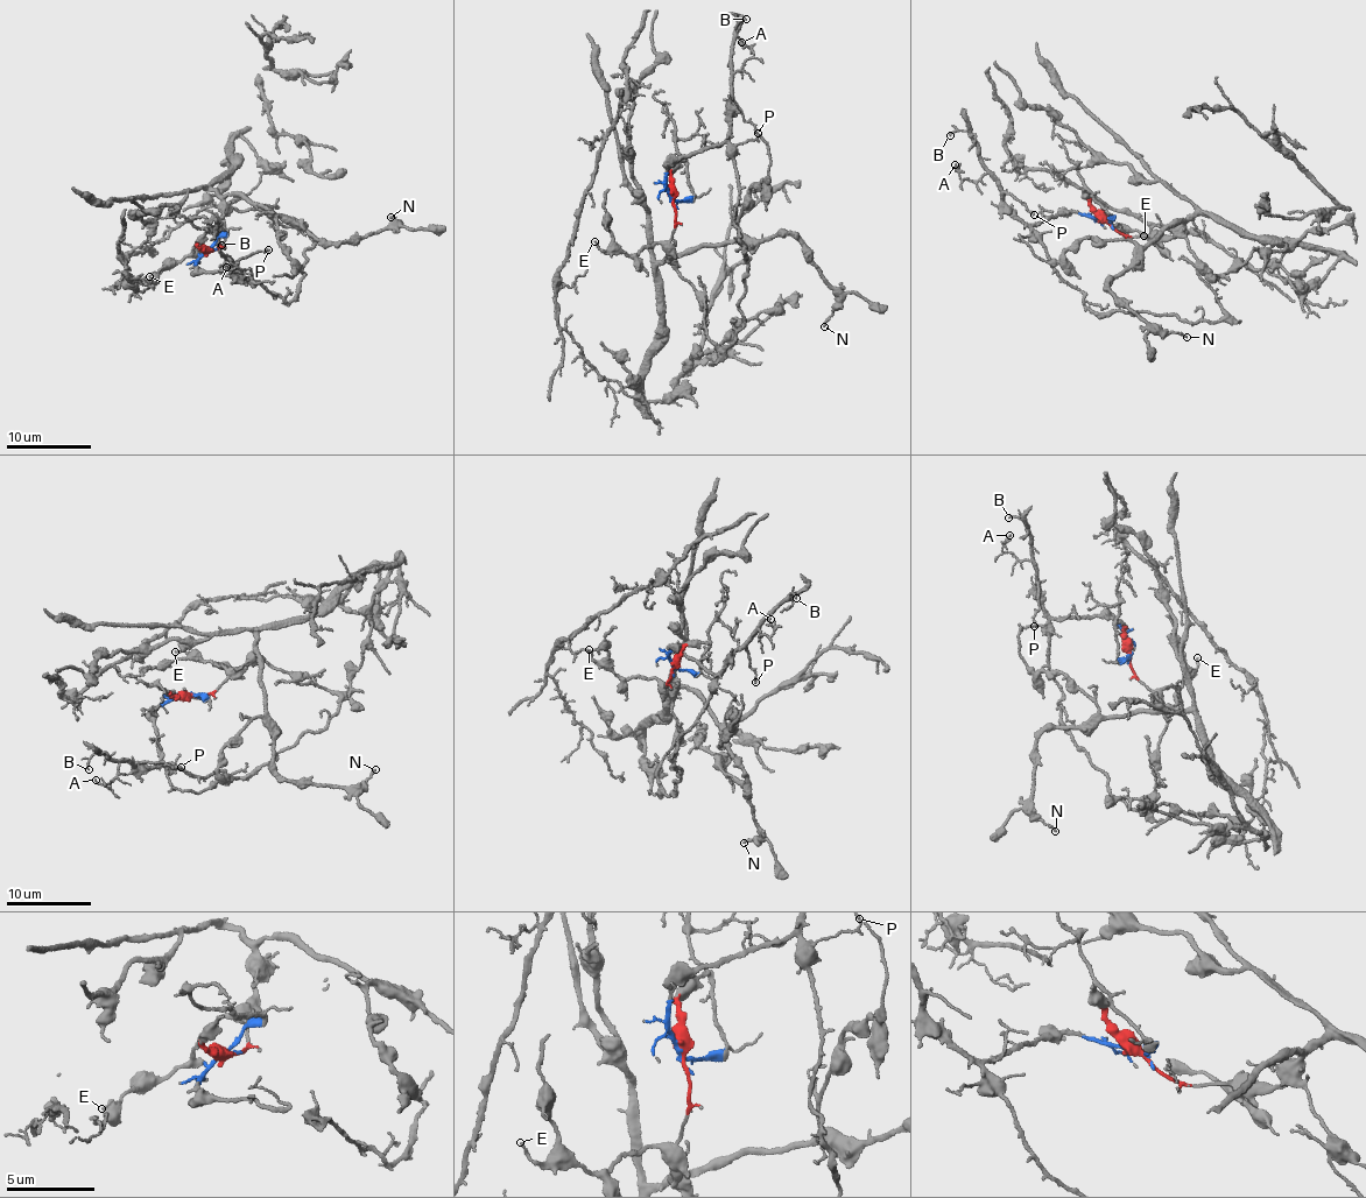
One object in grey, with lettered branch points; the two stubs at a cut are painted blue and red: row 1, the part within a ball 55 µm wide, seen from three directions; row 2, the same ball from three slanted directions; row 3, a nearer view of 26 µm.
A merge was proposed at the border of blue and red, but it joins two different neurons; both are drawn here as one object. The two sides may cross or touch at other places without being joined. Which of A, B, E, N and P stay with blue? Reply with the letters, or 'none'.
A, B, P

